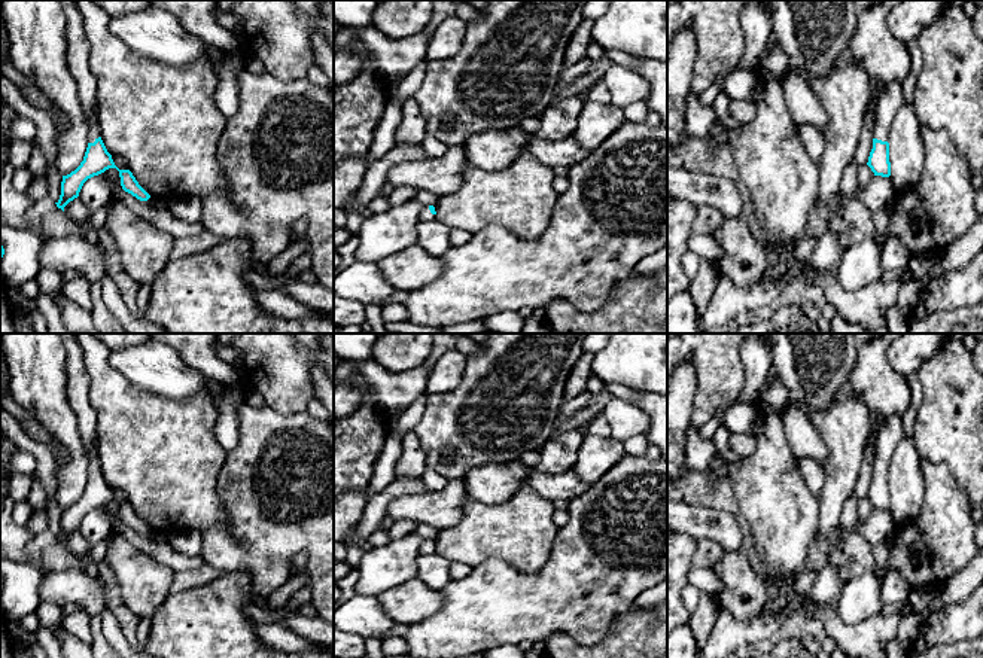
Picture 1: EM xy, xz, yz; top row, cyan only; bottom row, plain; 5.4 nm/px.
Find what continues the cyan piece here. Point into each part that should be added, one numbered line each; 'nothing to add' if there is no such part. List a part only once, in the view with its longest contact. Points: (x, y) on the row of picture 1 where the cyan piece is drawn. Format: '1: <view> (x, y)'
1: yz (891, 98)

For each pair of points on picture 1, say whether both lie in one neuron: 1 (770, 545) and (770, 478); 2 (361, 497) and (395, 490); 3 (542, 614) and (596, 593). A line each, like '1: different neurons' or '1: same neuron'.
1: same neuron
2: different neurons
3: same neuron

